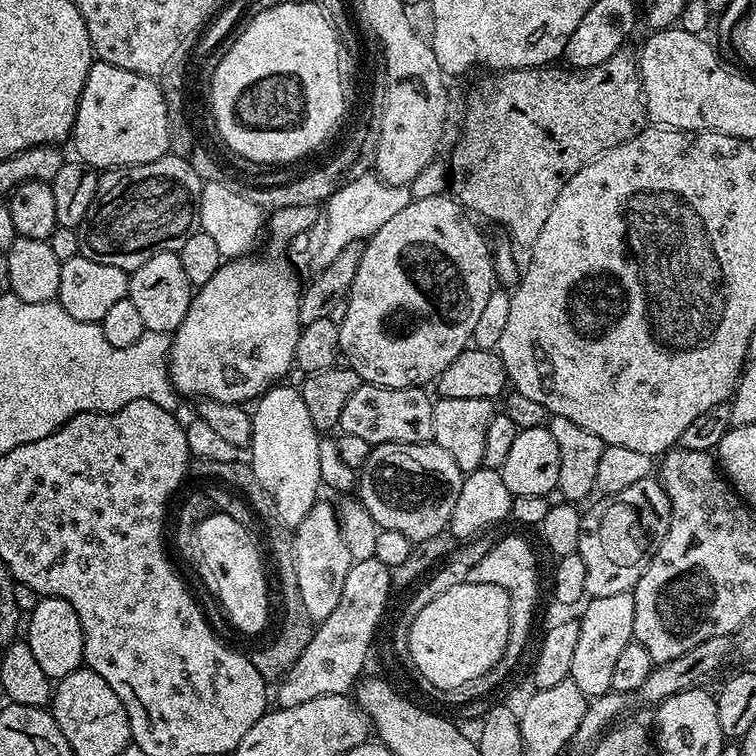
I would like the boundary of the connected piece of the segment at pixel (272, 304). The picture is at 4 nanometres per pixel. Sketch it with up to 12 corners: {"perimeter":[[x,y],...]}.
{"perimeter":[[241,254],[171,333],[181,397],[244,404],[296,362],[302,284]]}

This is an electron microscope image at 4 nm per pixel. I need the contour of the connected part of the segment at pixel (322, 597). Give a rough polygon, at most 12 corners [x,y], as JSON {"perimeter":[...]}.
{"perimeter":[[335,507],[294,529],[302,606],[330,618],[353,558]]}

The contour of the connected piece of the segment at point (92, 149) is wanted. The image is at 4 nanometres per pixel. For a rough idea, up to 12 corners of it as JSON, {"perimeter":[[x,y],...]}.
{"perimeter":[[93,63],[70,144],[97,170],[169,155],[164,89]]}

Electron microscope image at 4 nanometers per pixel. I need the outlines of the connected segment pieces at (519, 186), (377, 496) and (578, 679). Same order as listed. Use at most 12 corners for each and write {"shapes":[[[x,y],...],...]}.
{"shapes":[[[628,50],[489,75],[458,199],[531,246],[562,186],[646,127]],[[435,442],[373,447],[358,500],[413,542],[445,531],[465,473]],[[632,592],[594,596],[578,616],[570,679],[612,691],[633,643]]]}

